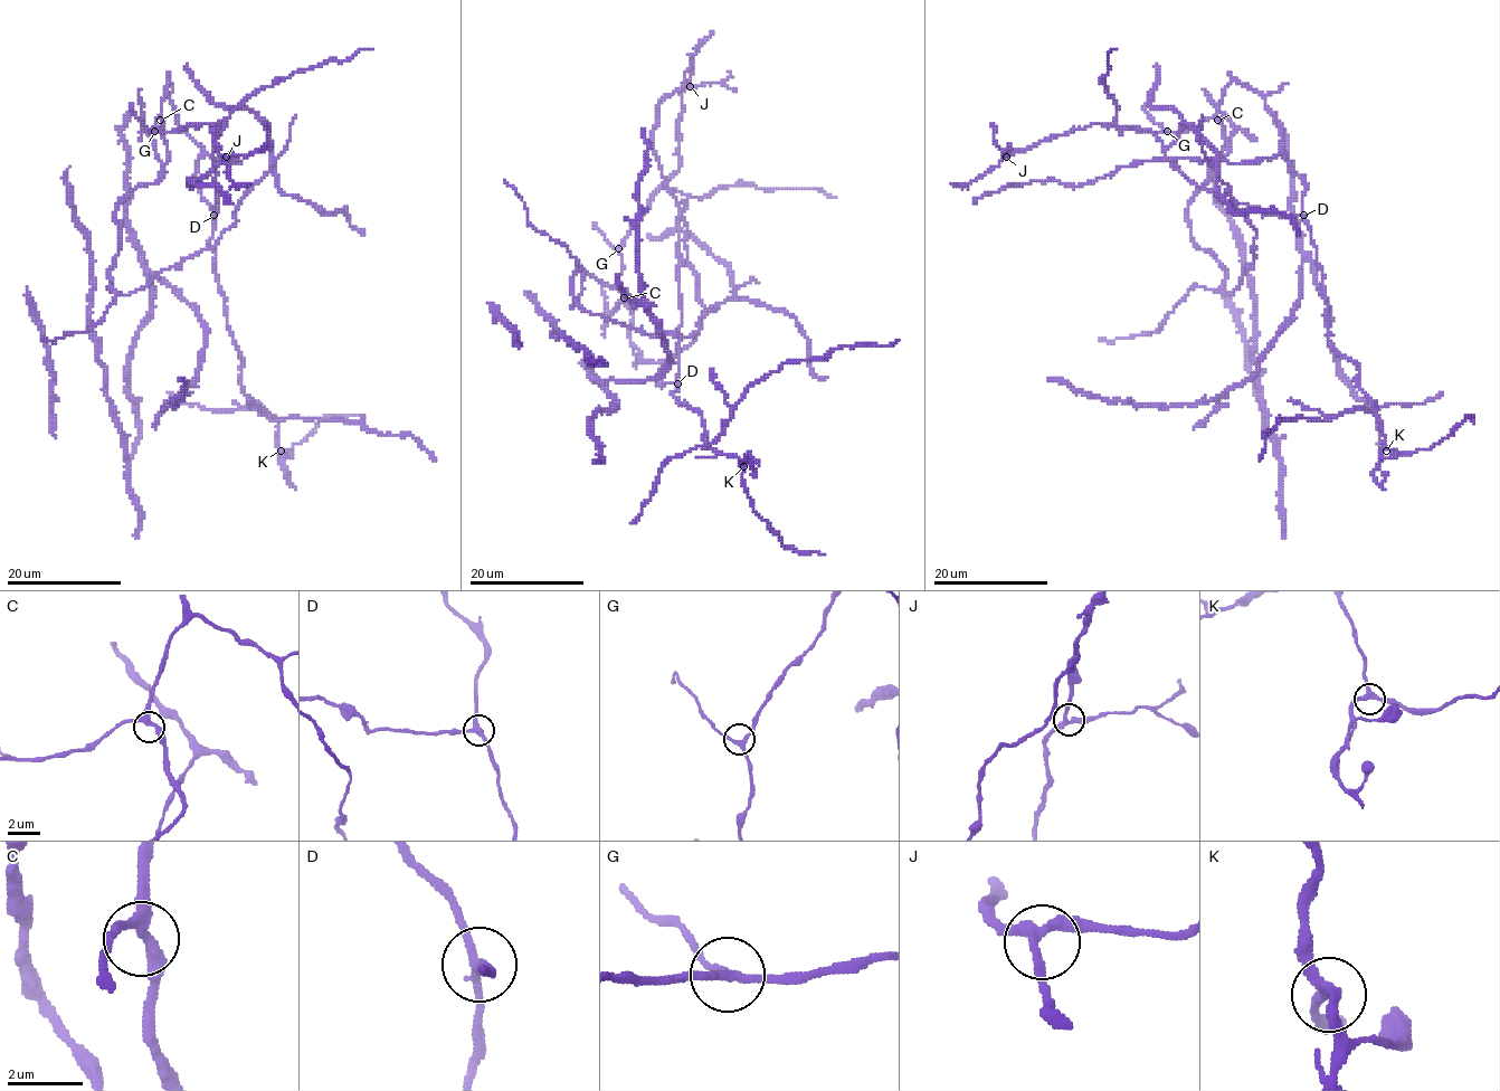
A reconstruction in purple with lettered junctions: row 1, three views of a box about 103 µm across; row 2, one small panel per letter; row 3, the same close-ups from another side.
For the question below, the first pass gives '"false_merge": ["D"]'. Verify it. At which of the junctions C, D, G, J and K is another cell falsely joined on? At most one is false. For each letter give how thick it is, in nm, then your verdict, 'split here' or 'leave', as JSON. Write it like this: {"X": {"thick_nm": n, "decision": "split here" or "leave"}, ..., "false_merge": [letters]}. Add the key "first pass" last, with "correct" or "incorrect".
{"C": {"thick_nm": 280, "decision": "leave"}, "D": {"thick_nm": 240, "decision": "split here"}, "G": {"thick_nm": 200, "decision": "leave"}, "J": {"thick_nm": 280, "decision": "leave"}, "K": {"thick_nm": 260, "decision": "leave"}, "false_merge": ["D"], "first pass": "correct"}

